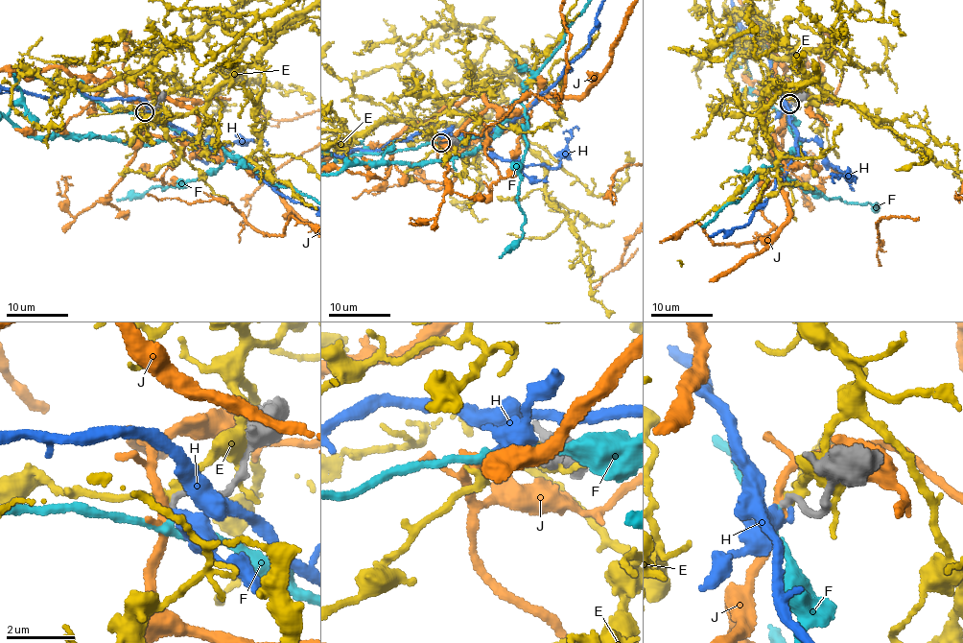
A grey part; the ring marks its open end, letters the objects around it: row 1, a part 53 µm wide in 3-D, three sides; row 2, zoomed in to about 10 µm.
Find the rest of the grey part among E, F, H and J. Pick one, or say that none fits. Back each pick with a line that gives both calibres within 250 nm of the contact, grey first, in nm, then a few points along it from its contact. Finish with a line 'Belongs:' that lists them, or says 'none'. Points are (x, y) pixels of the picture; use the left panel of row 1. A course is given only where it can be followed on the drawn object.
F: Thickness 170 nm (grey) against 200 nm
Belongs: F

